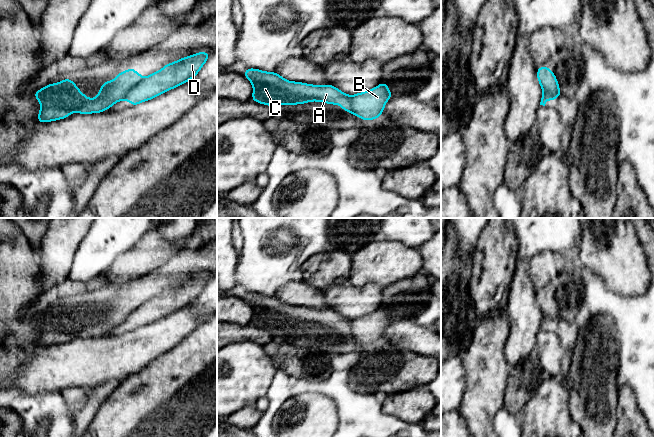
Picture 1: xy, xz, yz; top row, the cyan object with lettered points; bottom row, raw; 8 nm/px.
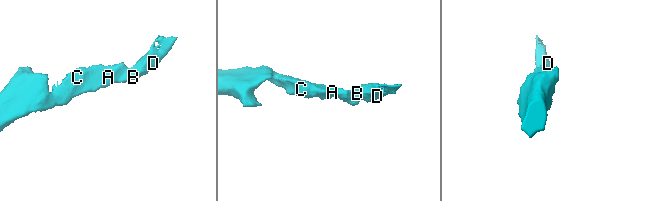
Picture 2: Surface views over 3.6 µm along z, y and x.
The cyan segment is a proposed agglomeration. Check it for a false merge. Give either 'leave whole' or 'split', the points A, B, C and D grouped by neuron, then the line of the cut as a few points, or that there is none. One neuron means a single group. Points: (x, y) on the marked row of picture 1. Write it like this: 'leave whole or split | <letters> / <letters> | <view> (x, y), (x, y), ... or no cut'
split | A C / B D | xy (141, 80), (120, 99)

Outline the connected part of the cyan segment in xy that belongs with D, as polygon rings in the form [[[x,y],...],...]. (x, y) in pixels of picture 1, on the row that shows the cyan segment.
[[[198,52],[192,56],[165,65],[161,70],[142,79],[132,87],[121,101],[128,99],[131,106],[153,99],[193,79],[209,58],[209,52]]]

